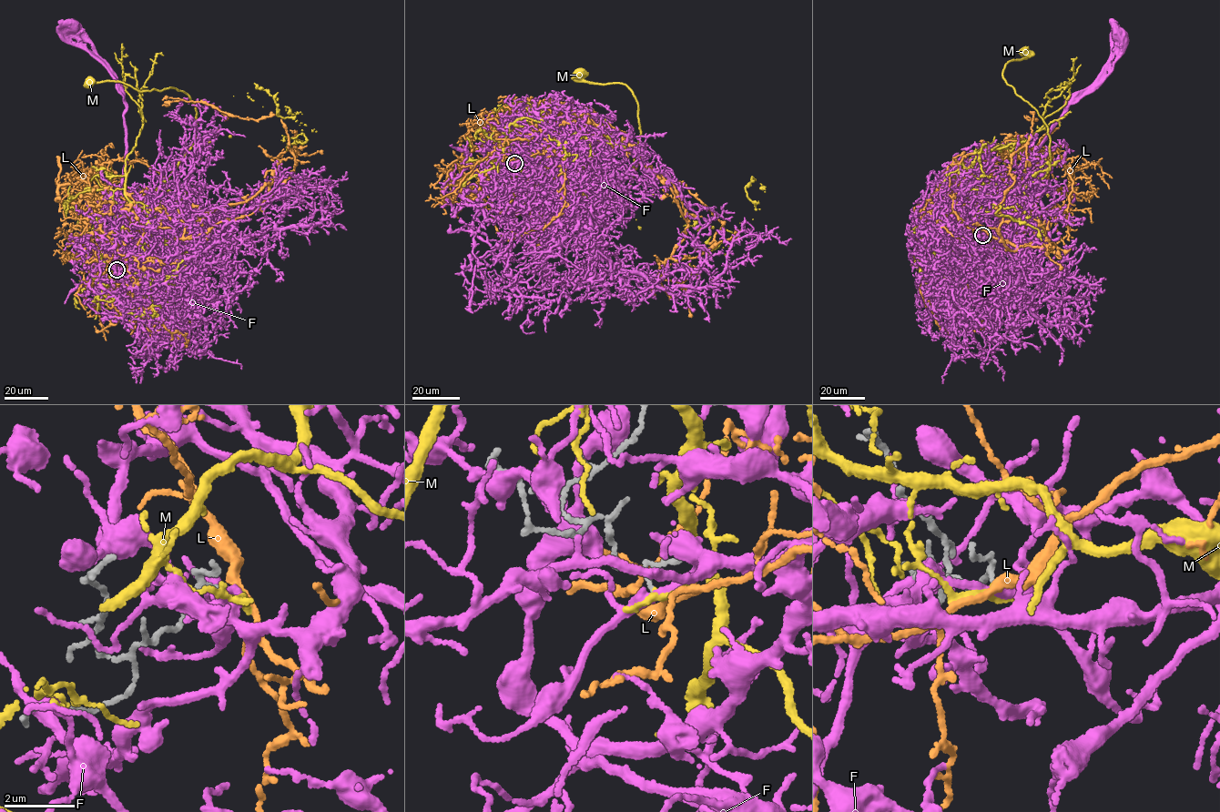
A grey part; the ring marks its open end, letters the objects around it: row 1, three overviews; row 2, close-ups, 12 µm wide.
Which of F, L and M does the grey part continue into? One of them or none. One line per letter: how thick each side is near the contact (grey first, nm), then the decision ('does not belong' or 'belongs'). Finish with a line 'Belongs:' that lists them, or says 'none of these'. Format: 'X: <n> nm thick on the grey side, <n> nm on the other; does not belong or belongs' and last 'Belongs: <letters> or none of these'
F: 100 nm thick on the grey side, 280 nm on the other; does not belong
L: 100 nm thick on the grey side, 260 nm on the other; belongs
M: 100 nm thick on the grey side, 130 nm on the other; does not belong
Belongs: L

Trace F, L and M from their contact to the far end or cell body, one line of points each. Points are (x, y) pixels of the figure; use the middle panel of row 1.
F: (513, 162), (543, 146), (554, 147), (543, 137), (545, 150), (565, 147), (529, 127), (526, 114)
L: (514, 163), (480, 116), (592, 126), (668, 186), (687, 222), (674, 259), (703, 253), (722, 222), (627, 141)
M: (513, 163), (521, 144), (567, 139), (602, 194), (614, 200), (628, 189), (637, 102), (625, 85), (580, 76)

